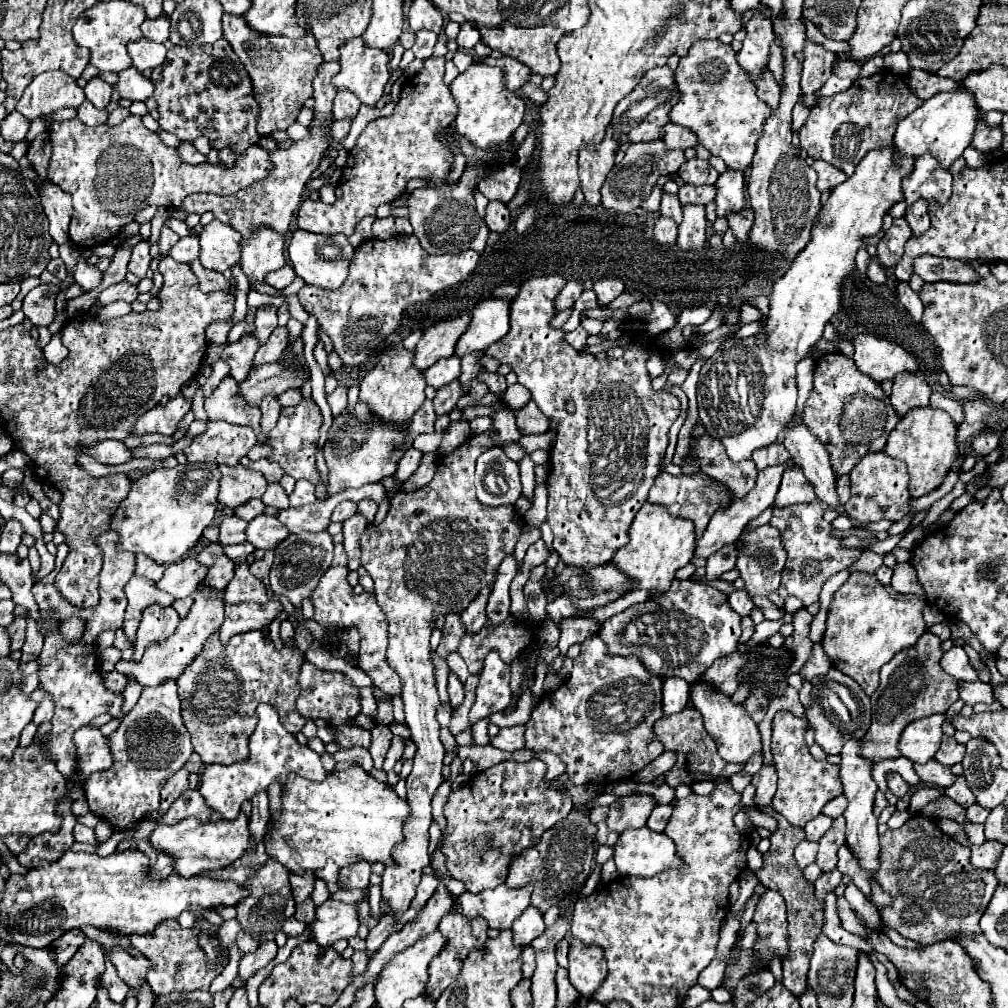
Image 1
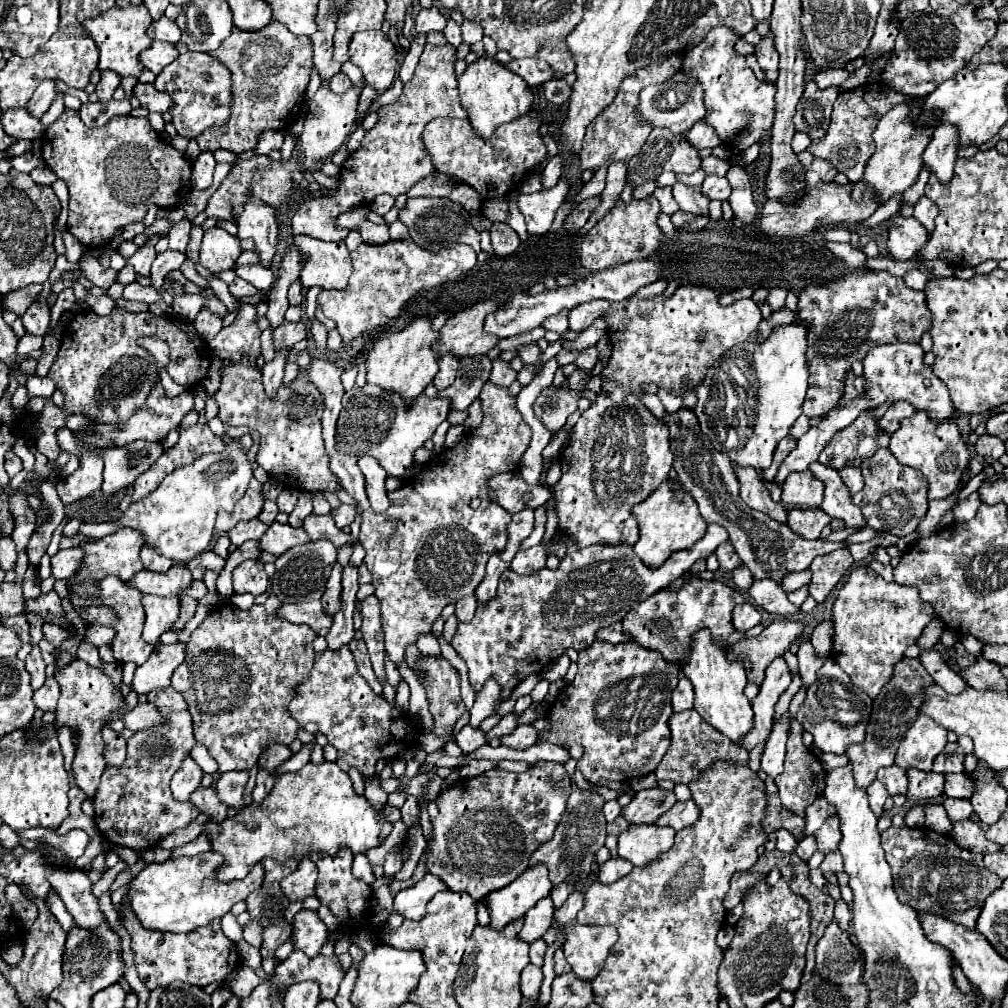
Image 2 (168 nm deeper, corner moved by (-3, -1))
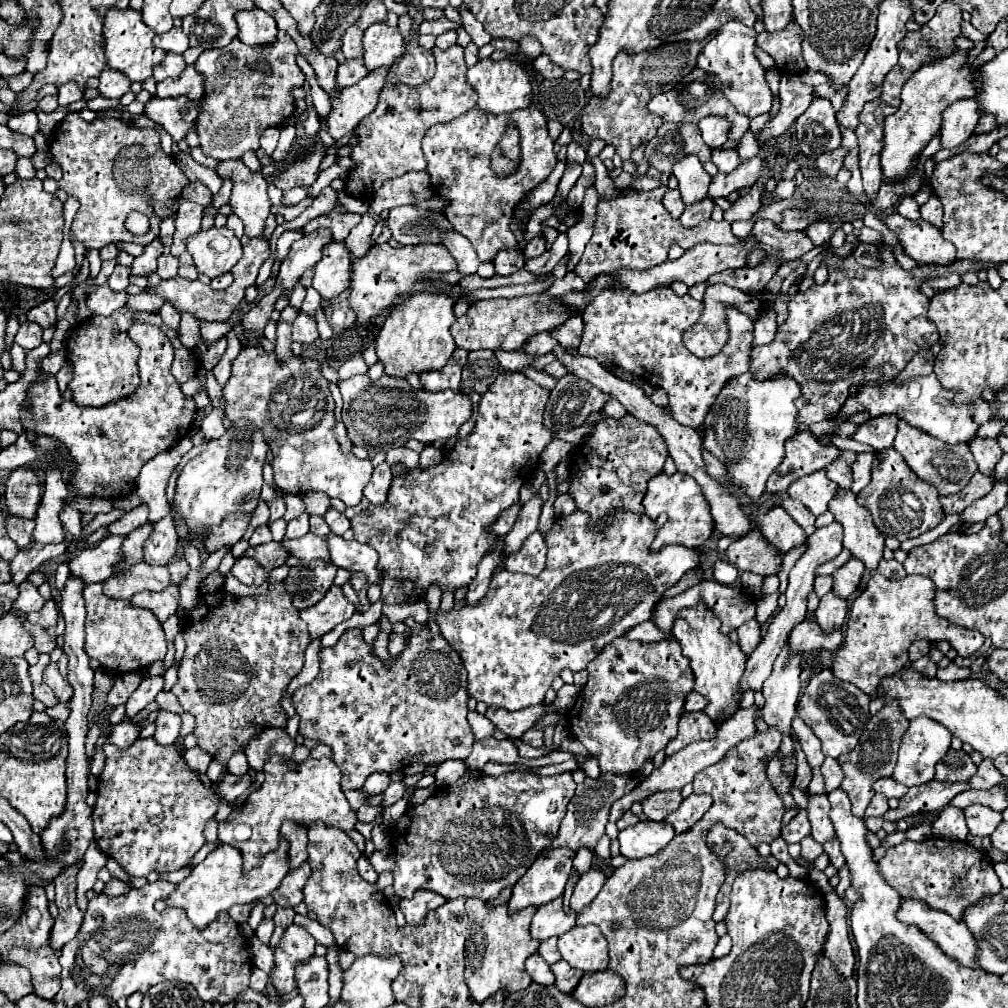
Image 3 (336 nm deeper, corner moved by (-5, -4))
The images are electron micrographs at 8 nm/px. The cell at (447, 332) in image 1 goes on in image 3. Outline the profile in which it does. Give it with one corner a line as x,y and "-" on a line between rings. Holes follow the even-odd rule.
545,293
525,295
525,297
515,297
515,299
483,299
483,301
473,303
467,309
467,313
451,325
451,335
457,347
467,349
467,351
477,351
477,349
515,351
529,337
561,325
571,315
577,315
577,313
565,307
563,303
559,303
557,297
549,297

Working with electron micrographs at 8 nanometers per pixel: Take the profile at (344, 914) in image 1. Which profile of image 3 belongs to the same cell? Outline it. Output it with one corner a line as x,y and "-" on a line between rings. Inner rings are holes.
289,925
275,949
275,973
273,985
277,993
289,993
295,989
295,967
305,963
309,957
315,955
317,941
301,927

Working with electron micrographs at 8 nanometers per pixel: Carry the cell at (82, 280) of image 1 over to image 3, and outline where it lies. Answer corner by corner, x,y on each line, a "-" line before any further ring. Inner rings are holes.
117,265
115,271
113,271
113,273
109,275
109,279
107,279
107,285
109,285
113,291
125,291
125,287
129,285
129,273
131,273
129,267

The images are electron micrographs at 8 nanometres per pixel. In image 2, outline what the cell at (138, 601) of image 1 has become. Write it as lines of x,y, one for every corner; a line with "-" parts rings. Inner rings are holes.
105,576
101,582
99,582
101,590
97,596
93,598
85,598
85,596
79,596
73,588
69,590
69,600
75,608
89,608
89,606
109,606
119,622
115,622
111,628
115,630
115,638
109,642
111,650
113,650
113,656
119,664
125,664
125,662
135,662
137,666
141,666
149,654
153,652
153,644
147,644
145,640
141,640
141,632
143,632
143,624
145,624
145,614
143,614
143,606
141,606
141,594
139,590
135,588
127,588
127,584
115,576

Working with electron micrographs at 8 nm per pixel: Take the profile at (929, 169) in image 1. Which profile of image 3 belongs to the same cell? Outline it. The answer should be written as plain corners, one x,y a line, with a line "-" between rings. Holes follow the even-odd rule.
965,99
949,105
949,109
943,111
941,147
959,149
971,137
977,121
979,121
979,111
973,99

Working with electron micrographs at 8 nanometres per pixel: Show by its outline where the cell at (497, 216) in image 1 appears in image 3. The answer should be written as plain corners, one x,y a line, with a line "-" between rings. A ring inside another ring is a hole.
517,247
501,249
501,253
497,253
493,263
495,263
497,275
511,275
525,265
525,257
523,257
523,251
517,249

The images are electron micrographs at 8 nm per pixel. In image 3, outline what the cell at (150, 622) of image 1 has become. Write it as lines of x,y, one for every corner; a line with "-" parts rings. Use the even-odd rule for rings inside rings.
169,585
169,589
165,589
161,593
143,591
143,593
137,593
135,597
131,597
131,603
137,605
137,607
149,609
159,619
159,623
165,623
177,611
179,587
177,585

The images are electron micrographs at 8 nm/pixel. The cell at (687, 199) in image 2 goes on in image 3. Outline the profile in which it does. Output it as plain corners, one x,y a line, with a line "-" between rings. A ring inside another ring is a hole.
691,155
685,157
683,161
677,161
673,175
679,179
679,191
685,205
693,205
707,197
711,177
703,171
703,165
699,163
697,157

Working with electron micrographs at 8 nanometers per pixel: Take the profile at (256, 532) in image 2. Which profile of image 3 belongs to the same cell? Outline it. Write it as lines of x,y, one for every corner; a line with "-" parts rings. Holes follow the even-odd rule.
261,525
255,529
255,533
251,535
249,539
249,545
263,545
263,543
269,543
271,541
271,531
267,525

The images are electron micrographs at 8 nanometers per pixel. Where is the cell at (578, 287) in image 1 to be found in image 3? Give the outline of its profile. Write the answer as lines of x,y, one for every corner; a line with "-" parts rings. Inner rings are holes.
551,331
541,333
541,335
537,333
537,337
535,339
529,339
529,343
525,345
525,353
527,355
545,355
553,347
557,347
557,341
553,341

